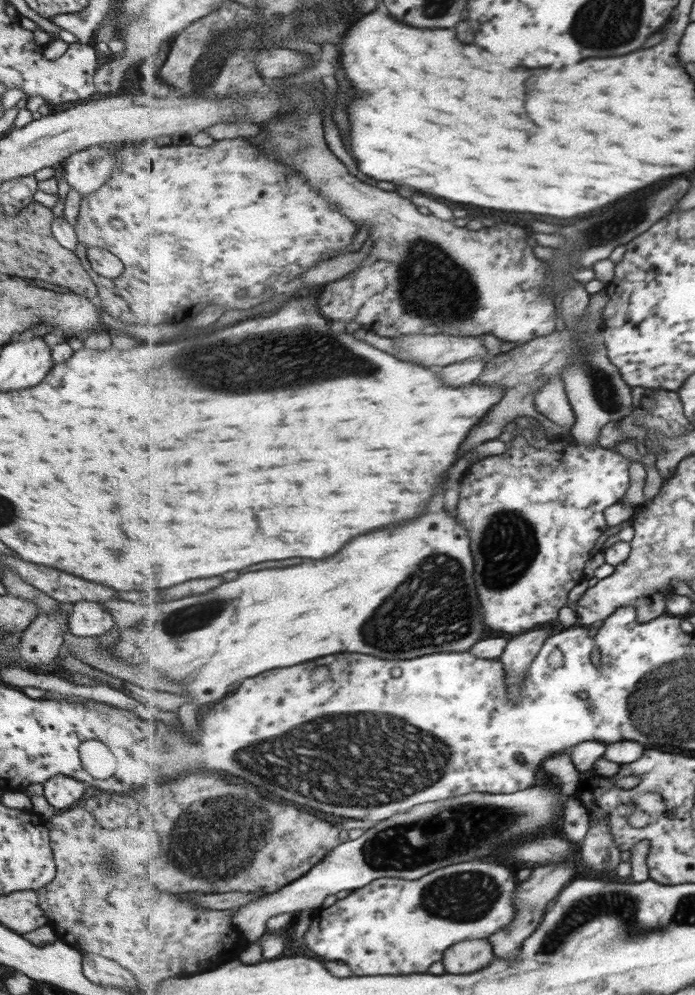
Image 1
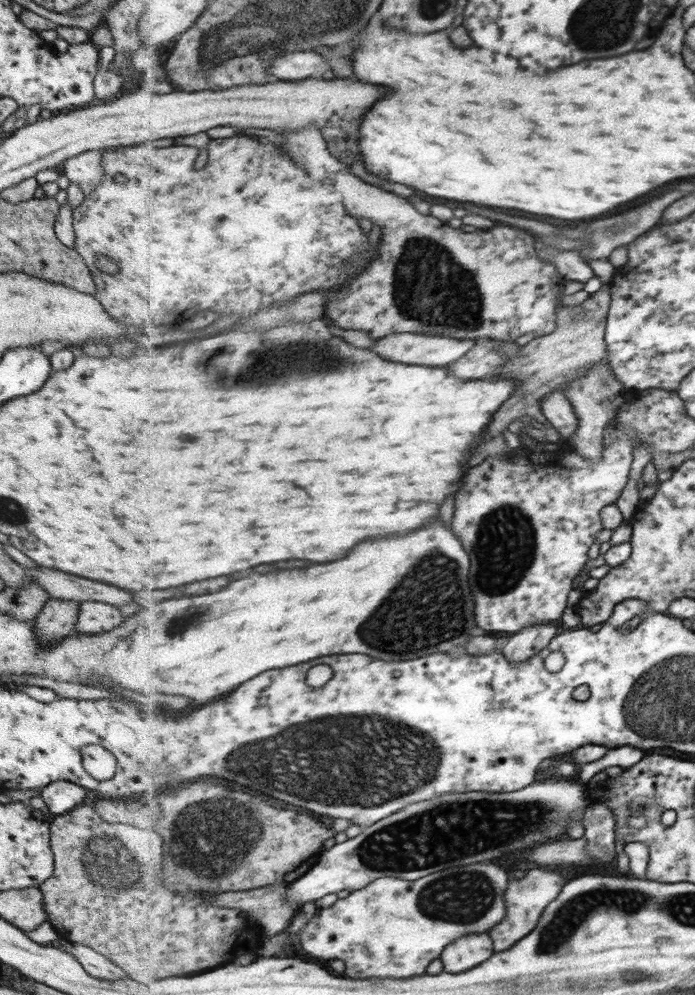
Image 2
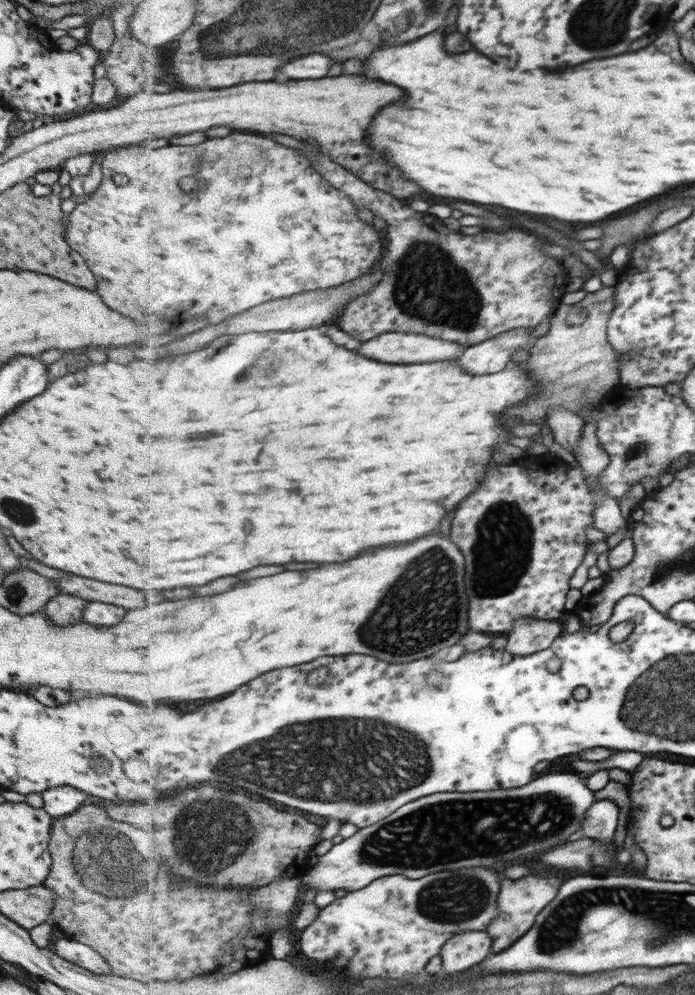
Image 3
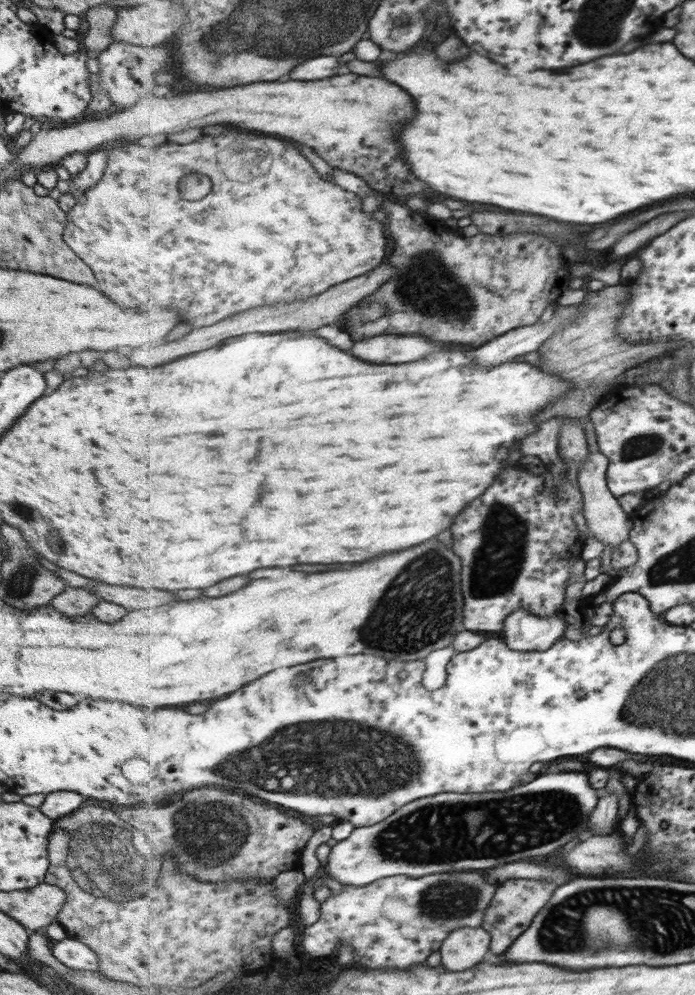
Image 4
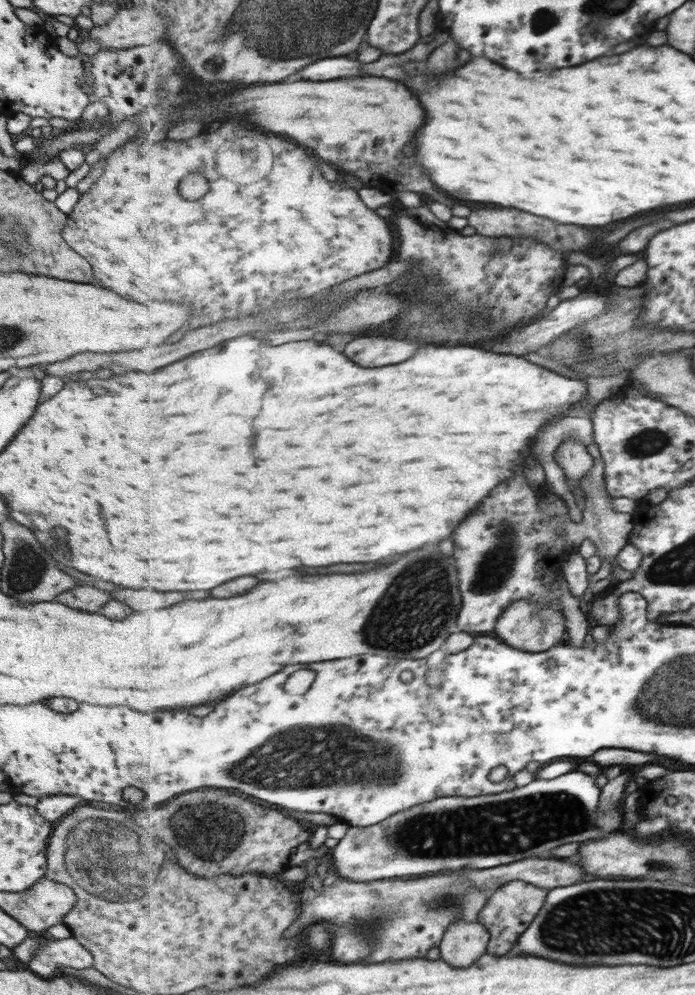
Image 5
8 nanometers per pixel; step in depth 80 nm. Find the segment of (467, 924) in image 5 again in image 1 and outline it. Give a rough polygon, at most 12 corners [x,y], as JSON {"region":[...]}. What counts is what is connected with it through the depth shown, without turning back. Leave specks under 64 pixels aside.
{"region":[[489,938],[446,951],[446,972],[474,974],[497,957]]}

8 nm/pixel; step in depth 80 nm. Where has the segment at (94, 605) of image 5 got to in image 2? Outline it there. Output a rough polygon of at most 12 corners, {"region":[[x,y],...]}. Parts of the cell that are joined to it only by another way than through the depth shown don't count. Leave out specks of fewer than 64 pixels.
{"region":[[52,599],[35,619],[41,645],[75,630],[80,603]]}

